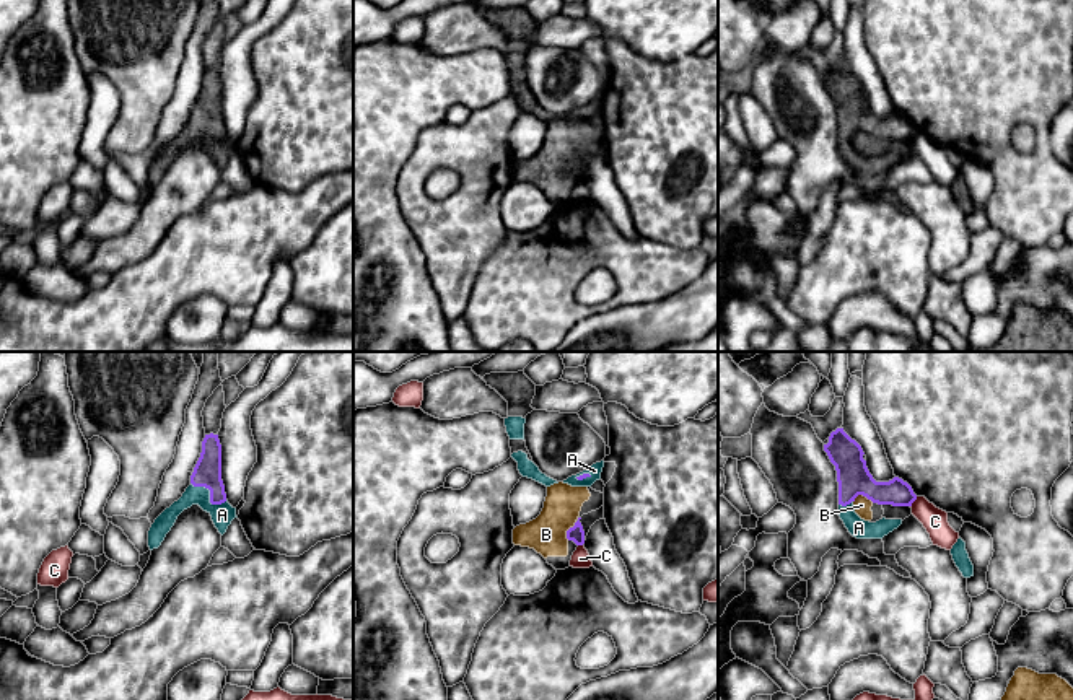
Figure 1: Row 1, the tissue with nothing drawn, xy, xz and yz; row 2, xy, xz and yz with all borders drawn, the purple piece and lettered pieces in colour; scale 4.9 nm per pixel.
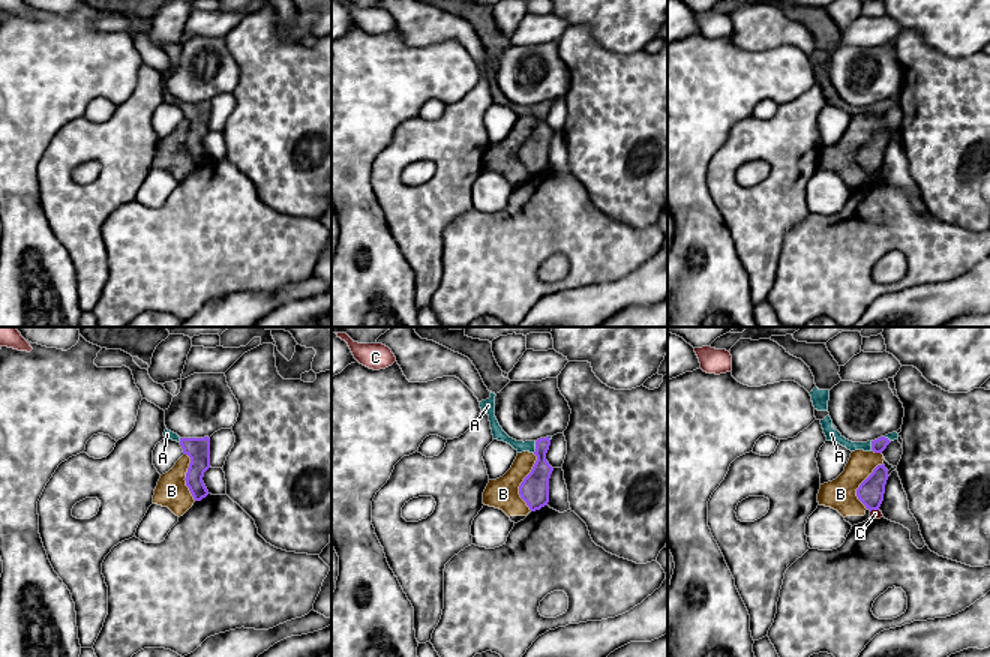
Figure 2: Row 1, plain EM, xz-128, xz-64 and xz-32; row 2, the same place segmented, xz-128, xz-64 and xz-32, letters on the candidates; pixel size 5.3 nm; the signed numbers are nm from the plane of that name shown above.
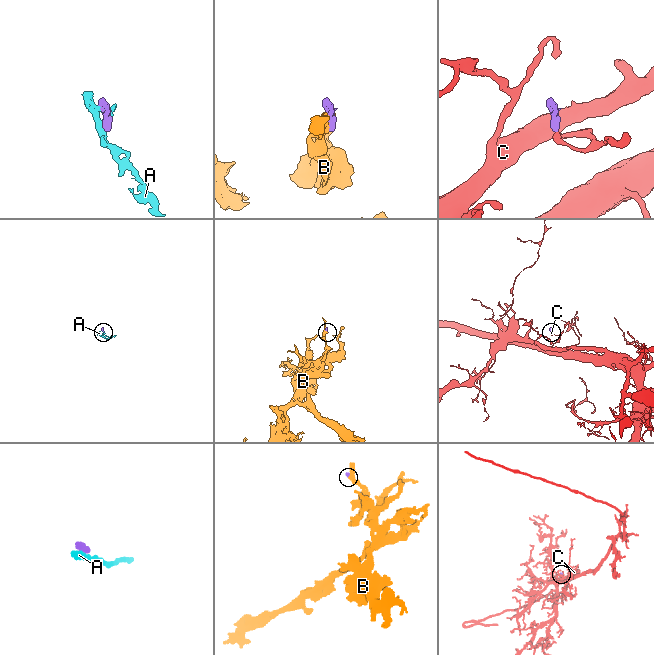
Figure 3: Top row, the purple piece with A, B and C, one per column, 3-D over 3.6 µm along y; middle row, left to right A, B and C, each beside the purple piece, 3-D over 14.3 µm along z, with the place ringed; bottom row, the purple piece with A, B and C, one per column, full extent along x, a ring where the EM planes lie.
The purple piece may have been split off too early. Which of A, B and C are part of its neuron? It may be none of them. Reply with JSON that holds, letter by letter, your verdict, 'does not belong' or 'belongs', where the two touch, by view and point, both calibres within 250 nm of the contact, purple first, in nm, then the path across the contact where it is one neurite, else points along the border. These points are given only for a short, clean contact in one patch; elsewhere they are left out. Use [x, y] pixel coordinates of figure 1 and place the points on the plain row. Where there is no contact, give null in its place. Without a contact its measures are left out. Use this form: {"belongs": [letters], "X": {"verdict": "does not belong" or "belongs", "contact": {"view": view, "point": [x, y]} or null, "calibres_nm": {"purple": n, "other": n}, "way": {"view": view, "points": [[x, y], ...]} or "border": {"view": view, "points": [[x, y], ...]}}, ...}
{"belongs": ["A"], "A": {"verdict": "belongs", "contact": {"view": "xy", "point": [210, 131]}, "calibres_nm": {"purple": 140, "other": 110}, "way": {"view": "xy", "points": [[207, 108], [210, 131], [222, 150]]}}, "B": {"verdict": "does not belong", "contact": {"view": "yz", "point": [863, 131]}, "calibres_nm": {"purple": 160, "other": 90}, "border": {"view": "yz", "points": [[854, 134], [862, 131], [873, 137]]}}, "C": {"verdict": "does not belong", "contact": {"view": "yz", "point": [914, 135]}, "calibres_nm": {"purple": 140, "other": 120}, "border": {"view": "yz", "points": [[917, 132], [910, 142]]}}}

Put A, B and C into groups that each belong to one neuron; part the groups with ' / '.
A / B / C

